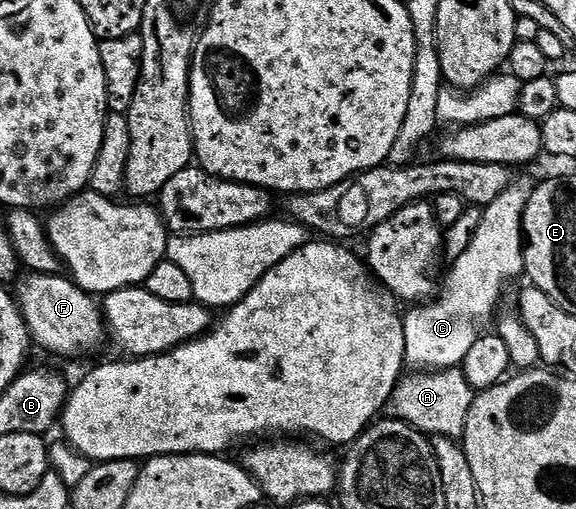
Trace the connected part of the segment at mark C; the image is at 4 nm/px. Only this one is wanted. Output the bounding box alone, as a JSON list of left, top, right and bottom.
[404,182,530,370]

